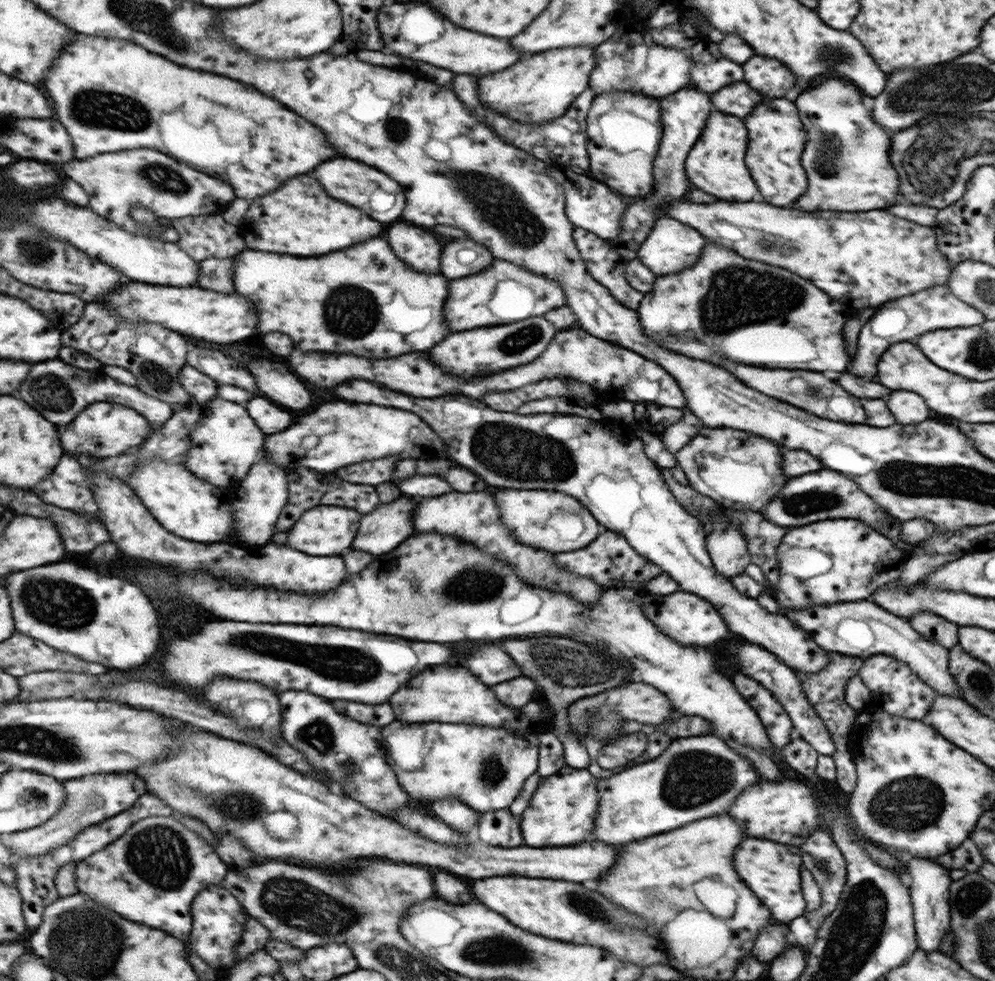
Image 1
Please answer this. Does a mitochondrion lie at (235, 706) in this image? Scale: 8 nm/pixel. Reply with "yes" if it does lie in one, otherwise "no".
no

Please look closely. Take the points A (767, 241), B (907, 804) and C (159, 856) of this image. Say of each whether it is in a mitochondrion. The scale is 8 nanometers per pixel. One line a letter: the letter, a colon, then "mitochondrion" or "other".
A: mitochondrion
B: mitochondrion
C: mitochondrion

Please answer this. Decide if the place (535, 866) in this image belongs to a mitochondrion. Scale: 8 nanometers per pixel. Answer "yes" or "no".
no

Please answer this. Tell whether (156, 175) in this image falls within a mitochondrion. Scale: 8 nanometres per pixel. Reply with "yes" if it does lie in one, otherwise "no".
yes

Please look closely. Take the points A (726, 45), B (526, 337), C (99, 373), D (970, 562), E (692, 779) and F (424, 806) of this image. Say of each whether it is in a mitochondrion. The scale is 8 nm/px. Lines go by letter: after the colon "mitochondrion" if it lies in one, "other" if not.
A: mitochondrion
B: mitochondrion
C: other
D: other
E: mitochondrion
F: other

